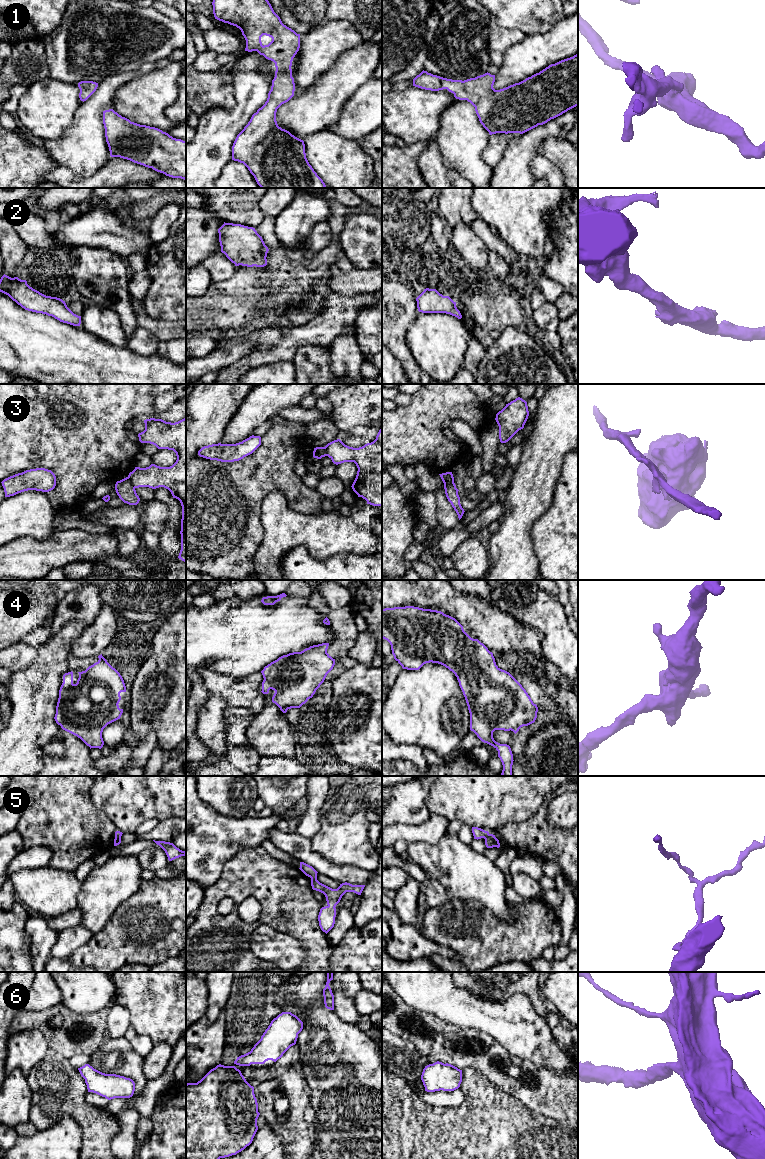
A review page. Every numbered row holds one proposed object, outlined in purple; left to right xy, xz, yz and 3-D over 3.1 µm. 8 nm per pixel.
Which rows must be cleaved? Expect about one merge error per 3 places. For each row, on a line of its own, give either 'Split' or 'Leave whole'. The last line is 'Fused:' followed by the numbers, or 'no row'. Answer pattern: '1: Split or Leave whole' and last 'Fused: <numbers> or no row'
1: Leave whole
2: Leave whole
3: Split
4: Leave whole
5: Split
6: Leave whole
Fused: 3, 5

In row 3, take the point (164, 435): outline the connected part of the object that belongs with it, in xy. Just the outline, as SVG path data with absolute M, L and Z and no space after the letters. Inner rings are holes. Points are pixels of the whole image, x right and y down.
M150 418L144 420L145 430L138 434L141 443L150 443L158 449L173 450L177 460L170 467L151 464L135 469L128 478L134 488L149 487L168 489L182 506L181 550L178 558L186 562L186 418L175 422Z

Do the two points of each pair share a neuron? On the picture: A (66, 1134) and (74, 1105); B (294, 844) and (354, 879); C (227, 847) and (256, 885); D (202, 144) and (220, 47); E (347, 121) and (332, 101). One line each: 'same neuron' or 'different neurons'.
A: different neurons
B: same neuron
C: different neurons
D: different neurons
E: different neurons

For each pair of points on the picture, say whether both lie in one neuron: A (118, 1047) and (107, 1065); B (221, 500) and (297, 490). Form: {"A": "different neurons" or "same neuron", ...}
{"A": "same neuron", "B": "same neuron"}

